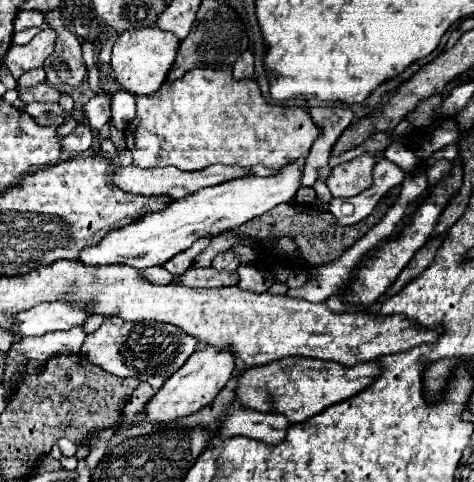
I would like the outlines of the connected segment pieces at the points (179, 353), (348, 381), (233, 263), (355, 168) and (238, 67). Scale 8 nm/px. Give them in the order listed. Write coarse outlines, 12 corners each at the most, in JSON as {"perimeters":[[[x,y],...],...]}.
{"perimeters":[[[106,317],[82,355],[156,391],[198,339],[158,321]],[[290,357],[246,369],[242,407],[302,423],[358,395],[380,361]],[[234,251],[218,253],[212,261],[214,269],[236,271],[242,265]],[[376,157],[336,165],[326,181],[332,197],[354,197],[372,185]],[[246,51],[234,63],[234,77],[254,75],[254,55]]]}

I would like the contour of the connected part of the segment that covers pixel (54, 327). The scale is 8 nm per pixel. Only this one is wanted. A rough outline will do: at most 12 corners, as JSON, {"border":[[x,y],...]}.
{"border":[[40,303],[14,319],[16,341],[84,325],[82,305]]}

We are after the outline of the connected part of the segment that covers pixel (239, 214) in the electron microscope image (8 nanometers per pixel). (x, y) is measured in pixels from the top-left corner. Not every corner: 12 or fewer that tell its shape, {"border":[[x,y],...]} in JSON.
{"border":[[302,169],[200,189],[78,261],[164,265],[200,237],[292,203]]}

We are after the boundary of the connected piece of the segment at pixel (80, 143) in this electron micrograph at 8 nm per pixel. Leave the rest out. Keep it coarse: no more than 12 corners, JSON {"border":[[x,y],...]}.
{"border":[[80,123],[62,139],[62,153],[76,155],[92,147],[92,129]]}

